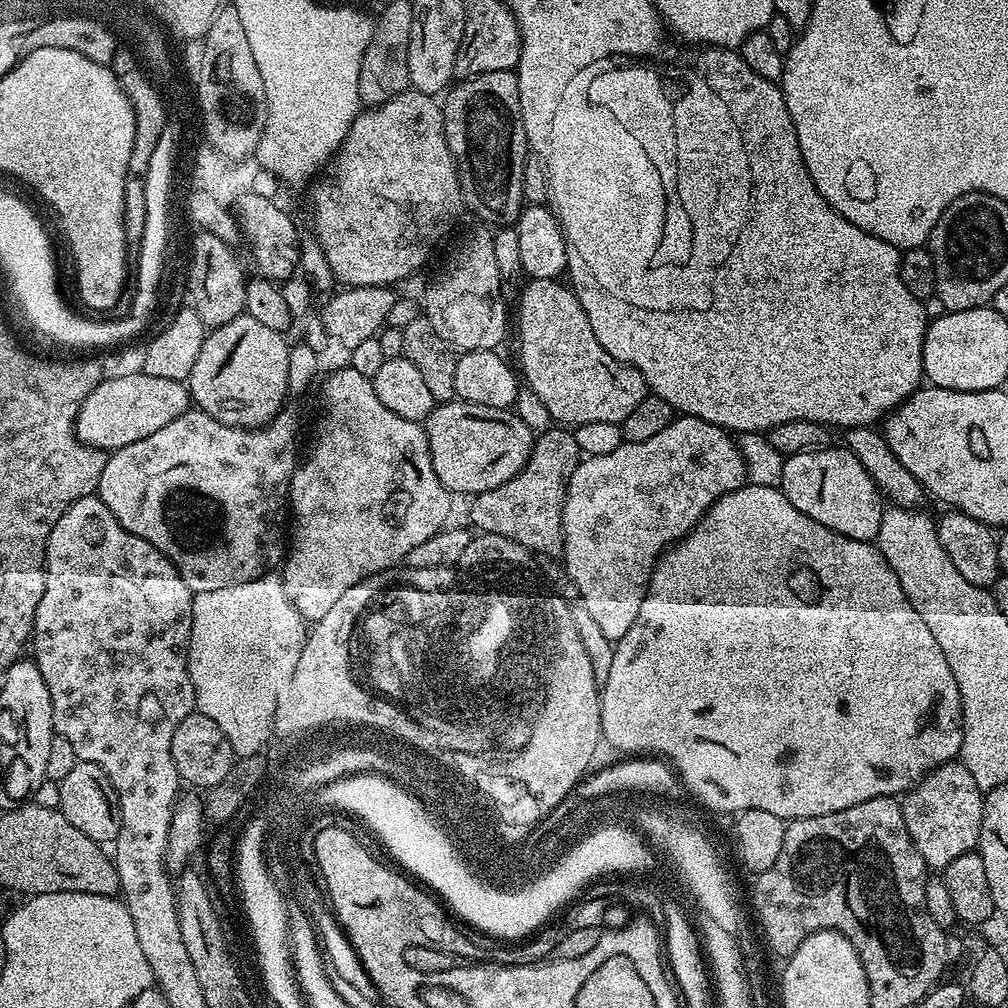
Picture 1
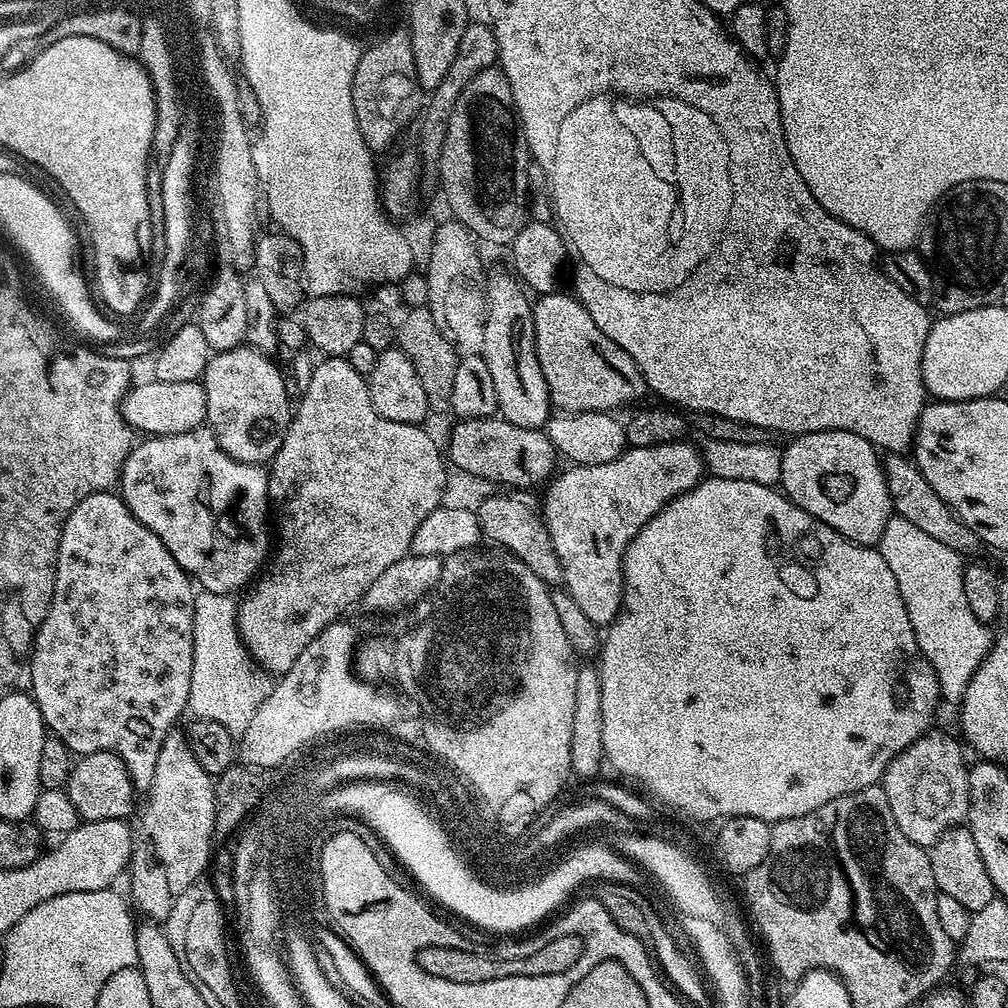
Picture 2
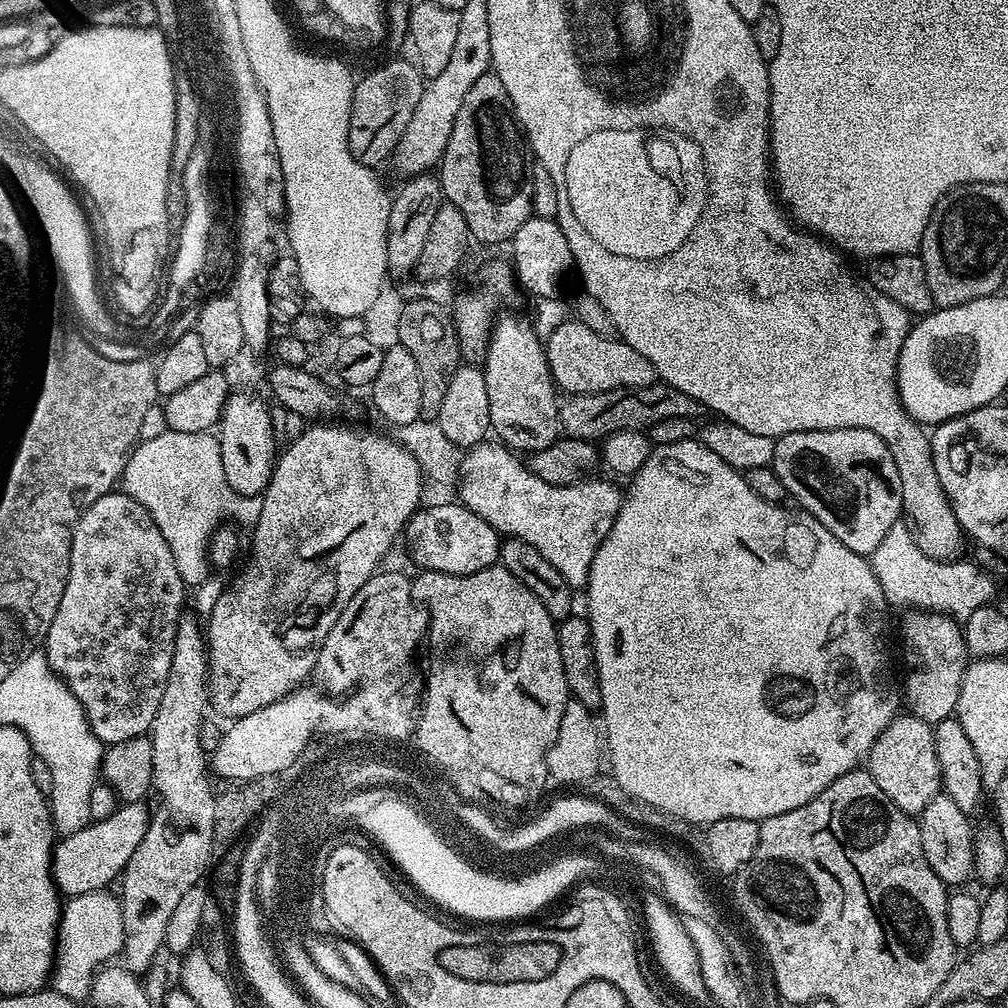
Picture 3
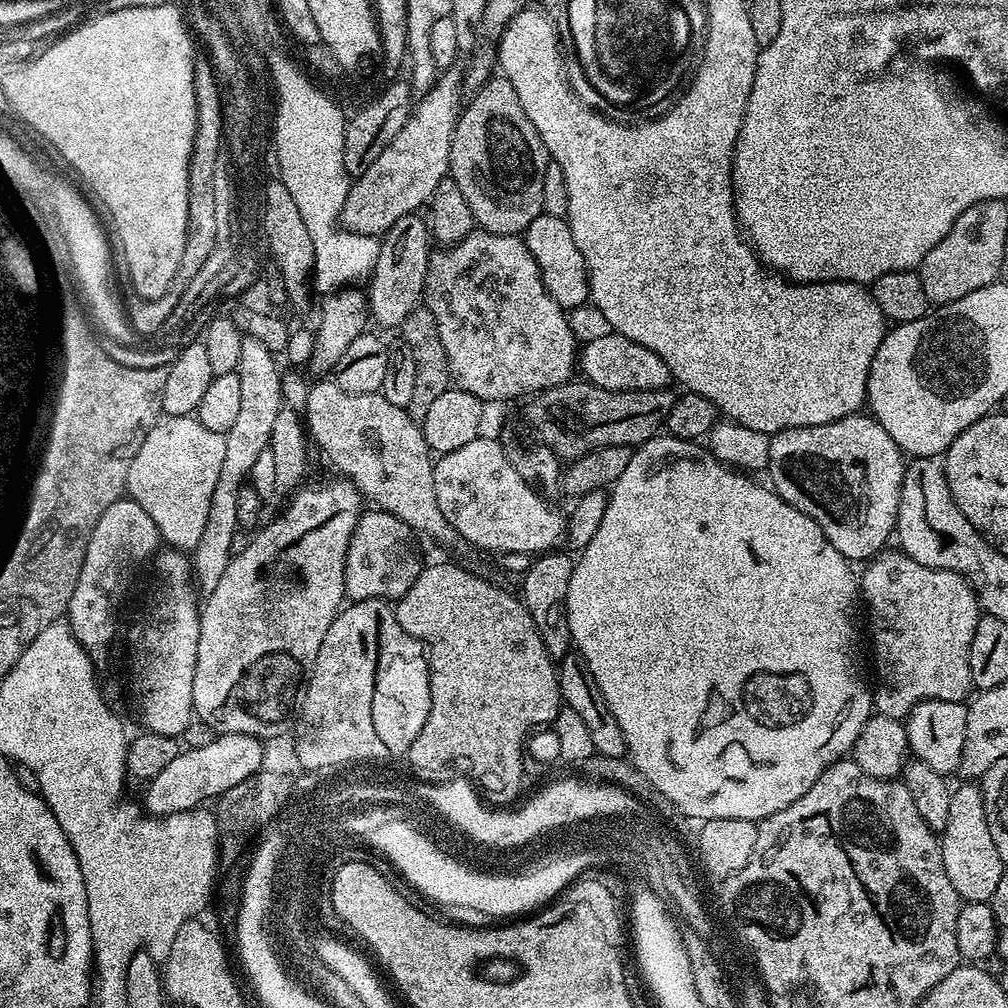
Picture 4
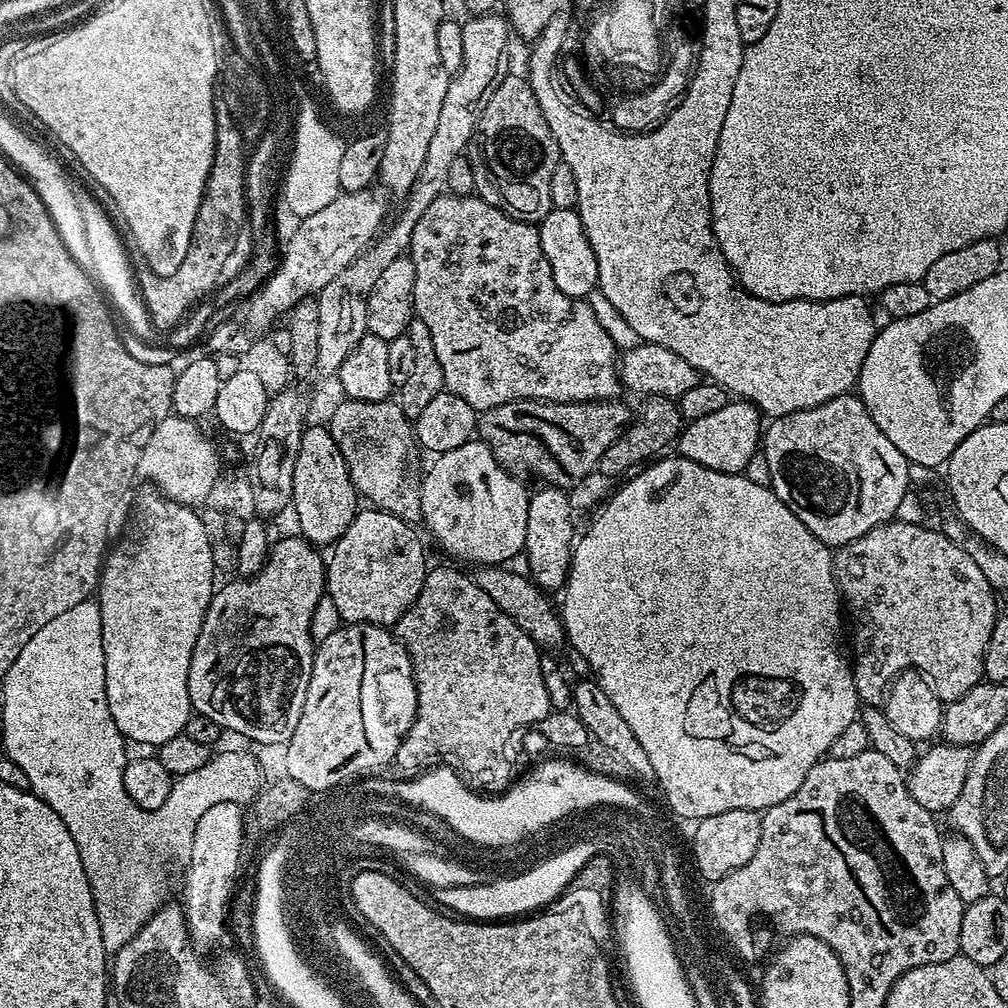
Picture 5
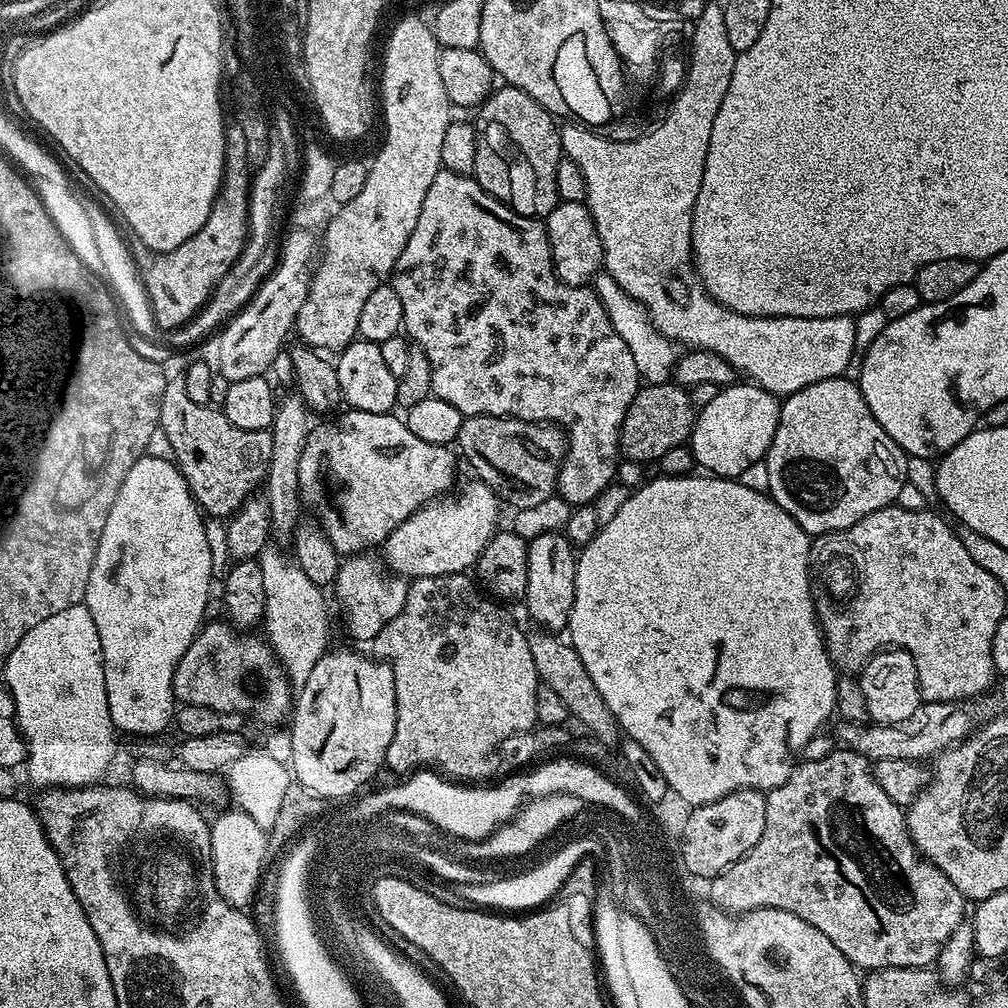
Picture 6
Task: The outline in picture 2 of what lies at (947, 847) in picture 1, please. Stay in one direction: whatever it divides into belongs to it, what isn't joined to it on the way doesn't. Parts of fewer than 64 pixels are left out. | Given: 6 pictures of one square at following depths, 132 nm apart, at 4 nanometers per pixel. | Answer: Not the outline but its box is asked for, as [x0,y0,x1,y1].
[880,731,969,848]

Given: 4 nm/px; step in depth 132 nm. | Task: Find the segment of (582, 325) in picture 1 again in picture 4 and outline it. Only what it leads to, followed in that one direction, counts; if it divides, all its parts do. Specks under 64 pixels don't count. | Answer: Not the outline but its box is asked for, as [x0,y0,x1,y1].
[578,334,672,392]

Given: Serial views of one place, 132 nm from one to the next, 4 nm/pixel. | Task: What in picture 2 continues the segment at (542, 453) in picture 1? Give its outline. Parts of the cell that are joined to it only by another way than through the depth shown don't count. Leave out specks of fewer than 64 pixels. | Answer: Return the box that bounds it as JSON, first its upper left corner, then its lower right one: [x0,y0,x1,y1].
[479,490,564,586]

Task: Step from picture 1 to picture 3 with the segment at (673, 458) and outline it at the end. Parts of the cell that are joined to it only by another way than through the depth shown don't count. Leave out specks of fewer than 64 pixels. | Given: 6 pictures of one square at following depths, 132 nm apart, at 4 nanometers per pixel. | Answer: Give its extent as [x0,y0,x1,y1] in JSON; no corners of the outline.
[458,442,622,590]

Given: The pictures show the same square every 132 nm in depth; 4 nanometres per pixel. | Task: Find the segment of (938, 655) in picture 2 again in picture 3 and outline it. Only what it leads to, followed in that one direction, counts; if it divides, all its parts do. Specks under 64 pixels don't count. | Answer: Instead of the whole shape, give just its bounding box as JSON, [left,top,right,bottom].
[870,522,997,622]

